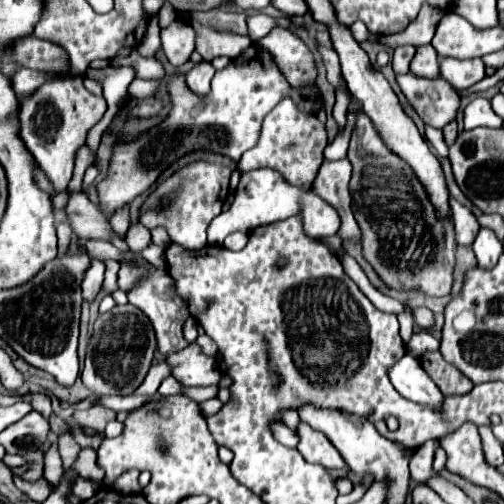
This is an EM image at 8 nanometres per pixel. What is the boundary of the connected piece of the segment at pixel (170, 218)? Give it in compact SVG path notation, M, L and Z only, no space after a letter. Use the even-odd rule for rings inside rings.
M196 161L180 171L172 173L168 179L156 185L156 189L146 197L140 207L140 223L150 231L156 227L164 227L172 241L186 245L186 249L200 249L206 245L206 229L210 221L222 213L222 205L228 197L232 169L224 163Z

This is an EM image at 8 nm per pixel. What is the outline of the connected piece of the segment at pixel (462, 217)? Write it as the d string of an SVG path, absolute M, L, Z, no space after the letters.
M450 197L450 213L452 213L454 225L456 225L458 245L472 245L472 241L480 229L474 213L468 207L464 207L462 203L458 203L454 197Z

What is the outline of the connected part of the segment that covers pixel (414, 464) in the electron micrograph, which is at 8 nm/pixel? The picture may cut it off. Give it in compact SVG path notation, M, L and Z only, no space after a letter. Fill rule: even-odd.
M426 441L426 443L410 457L410 477L412 477L412 481L428 483L428 479L432 479L432 477L436 475L434 467L432 467L436 449L438 449L438 441Z

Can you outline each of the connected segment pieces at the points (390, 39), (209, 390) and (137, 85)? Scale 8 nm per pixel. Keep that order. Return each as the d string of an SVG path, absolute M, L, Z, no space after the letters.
M424 5L420 15L404 31L394 33L394 35L378 35L378 41L392 49L396 49L398 45L412 45L412 47L426 45L432 41L436 25L442 19L442 15L444 15L444 11Z
M194 387L194 389L188 389L188 395L192 395L194 399L198 399L200 403L214 397L218 393L218 387Z
M134 79L130 83L130 89L128 93L132 97L150 97L154 93L158 93L158 87L160 87L162 81L148 81L148 79Z

